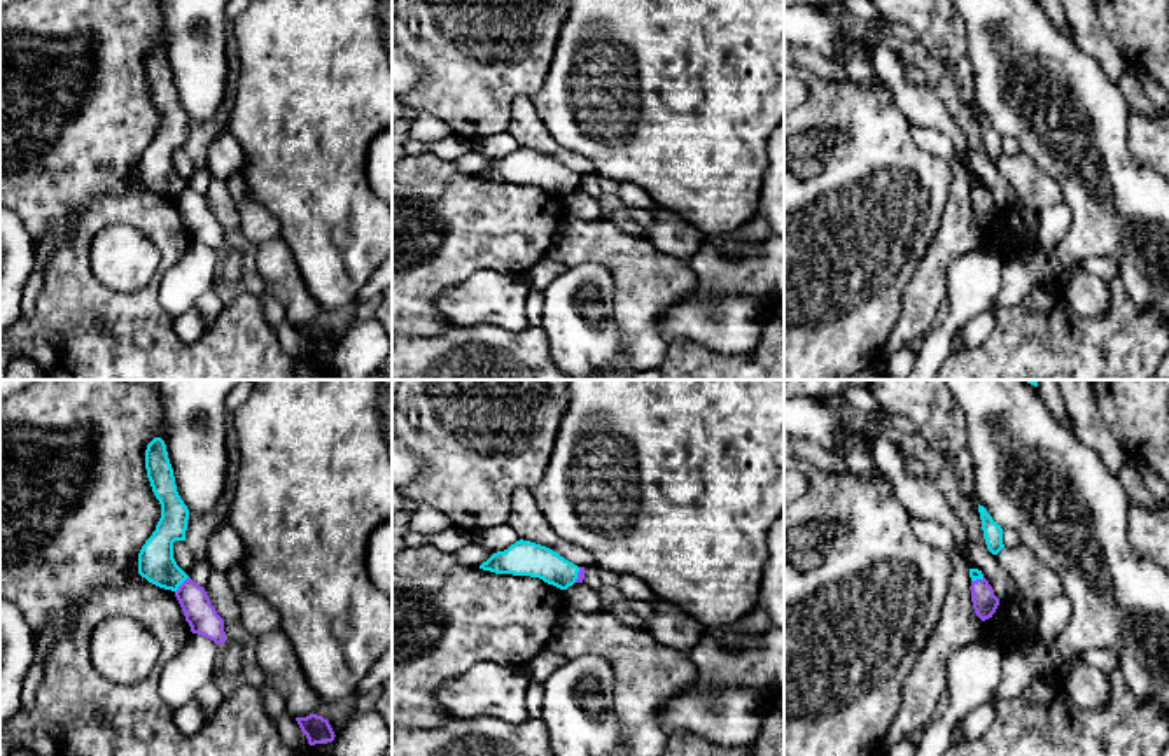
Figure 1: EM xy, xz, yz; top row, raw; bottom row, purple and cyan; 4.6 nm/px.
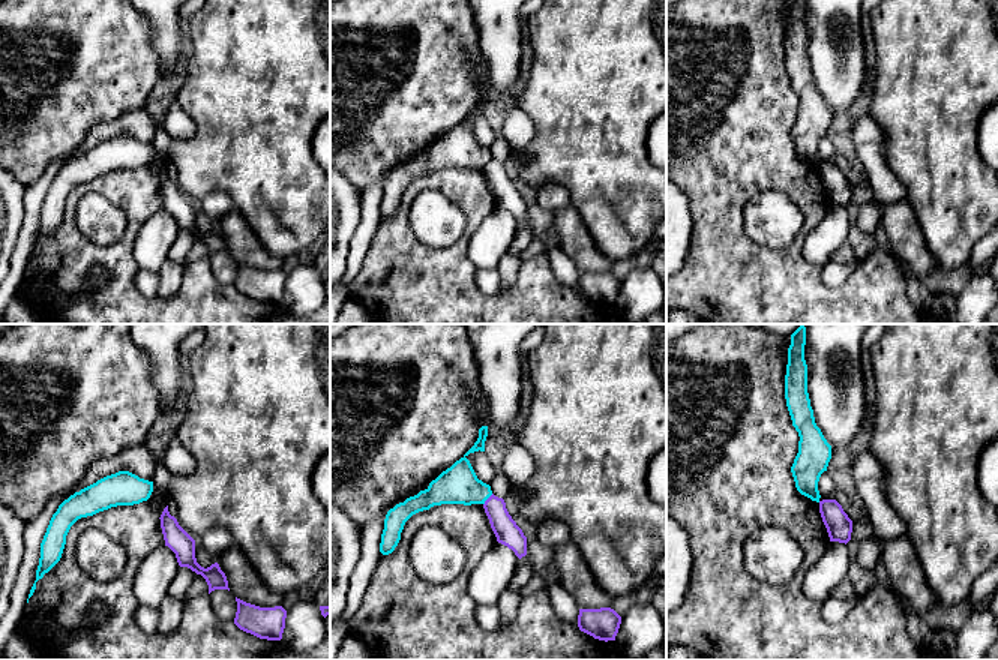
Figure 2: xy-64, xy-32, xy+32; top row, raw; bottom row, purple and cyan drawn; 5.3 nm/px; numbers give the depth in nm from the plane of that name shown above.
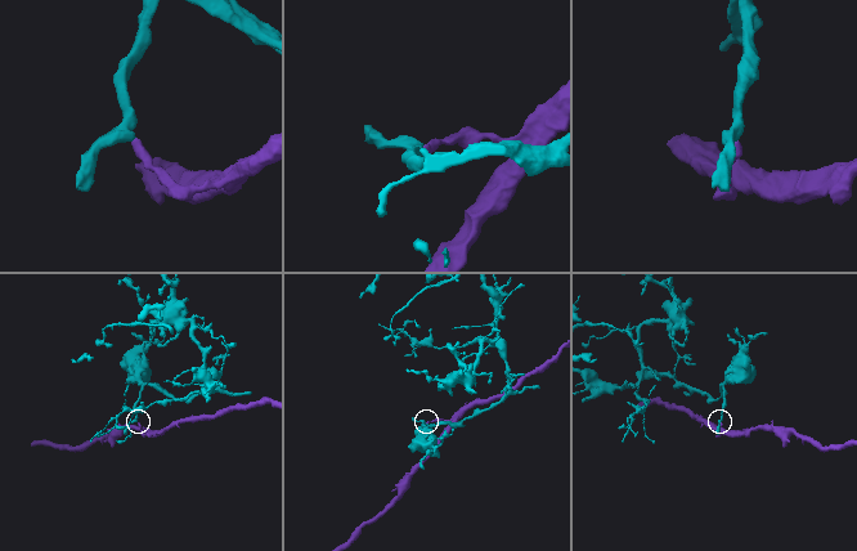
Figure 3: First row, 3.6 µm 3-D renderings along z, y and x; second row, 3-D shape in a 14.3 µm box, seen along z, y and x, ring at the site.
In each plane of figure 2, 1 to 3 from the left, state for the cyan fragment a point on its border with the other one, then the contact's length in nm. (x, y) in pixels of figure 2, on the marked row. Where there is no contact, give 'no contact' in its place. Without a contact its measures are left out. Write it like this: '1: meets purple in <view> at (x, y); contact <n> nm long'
1: no contact
2: meets purple in xy-32 at (486, 500); contact 80 nm long
3: no contact

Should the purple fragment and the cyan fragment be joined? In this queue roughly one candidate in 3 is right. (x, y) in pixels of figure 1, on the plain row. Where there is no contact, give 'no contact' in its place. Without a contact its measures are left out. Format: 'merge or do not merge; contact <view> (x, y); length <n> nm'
do not merge; contact xy (181, 193); length 100 nm

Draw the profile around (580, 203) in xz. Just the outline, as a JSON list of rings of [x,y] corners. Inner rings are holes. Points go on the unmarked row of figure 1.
[[[574,191],[567,198],[564,198],[565,208],[569,214],[579,217],[579,219],[598,219],[602,217],[602,208],[598,205],[598,200],[590,196],[584,191]]]

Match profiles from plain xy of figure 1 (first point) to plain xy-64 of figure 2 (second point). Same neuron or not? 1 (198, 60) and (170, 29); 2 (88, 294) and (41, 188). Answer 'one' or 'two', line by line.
1: one
2: two

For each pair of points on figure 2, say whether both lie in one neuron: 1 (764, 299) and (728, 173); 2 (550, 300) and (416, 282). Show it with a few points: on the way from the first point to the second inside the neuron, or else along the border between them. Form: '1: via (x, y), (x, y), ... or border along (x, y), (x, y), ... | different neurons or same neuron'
1: via (733, 267), (728, 263), (728, 204) | same neuron
2: via (517, 308), (449, 308) | same neuron

